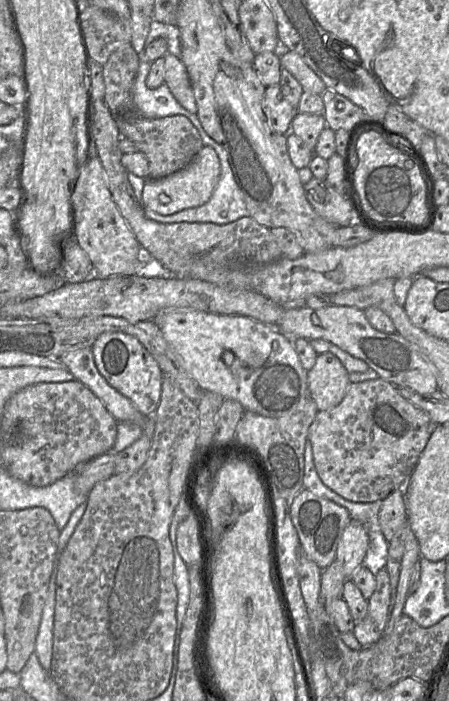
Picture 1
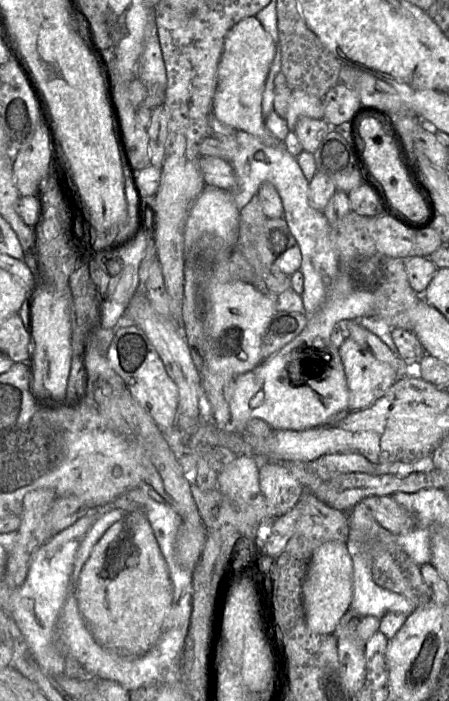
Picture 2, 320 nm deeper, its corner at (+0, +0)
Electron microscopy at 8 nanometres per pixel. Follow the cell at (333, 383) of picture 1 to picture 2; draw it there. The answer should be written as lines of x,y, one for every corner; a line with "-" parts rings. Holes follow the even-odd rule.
350,337
339,347
339,355
349,390
349,412
370,407
400,377
389,364
376,359

